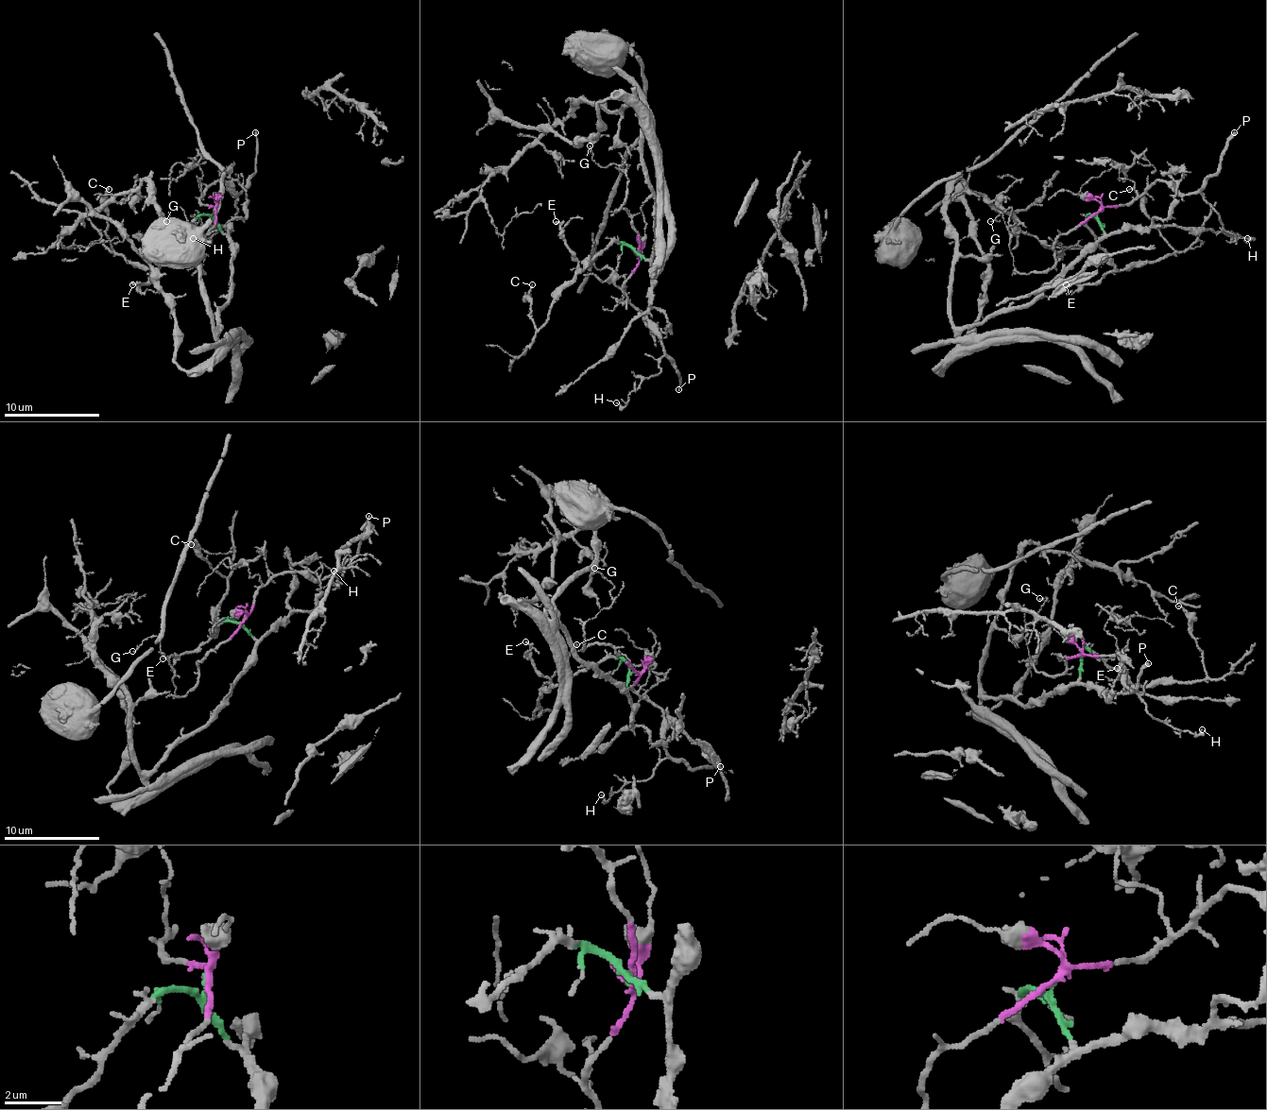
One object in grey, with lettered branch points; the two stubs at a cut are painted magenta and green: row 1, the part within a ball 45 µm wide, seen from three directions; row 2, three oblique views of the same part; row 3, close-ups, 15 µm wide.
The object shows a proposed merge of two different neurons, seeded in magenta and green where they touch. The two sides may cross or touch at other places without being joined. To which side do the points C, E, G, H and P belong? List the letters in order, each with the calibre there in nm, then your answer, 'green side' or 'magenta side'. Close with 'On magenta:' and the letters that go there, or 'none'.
C: 160 nm thick; green side
E: 220 nm thick; green side
G: 130 nm thick; magenta side
H: 200 nm thick; magenta side
P: 190 nm thick; magenta side
On magenta: G, H, P

